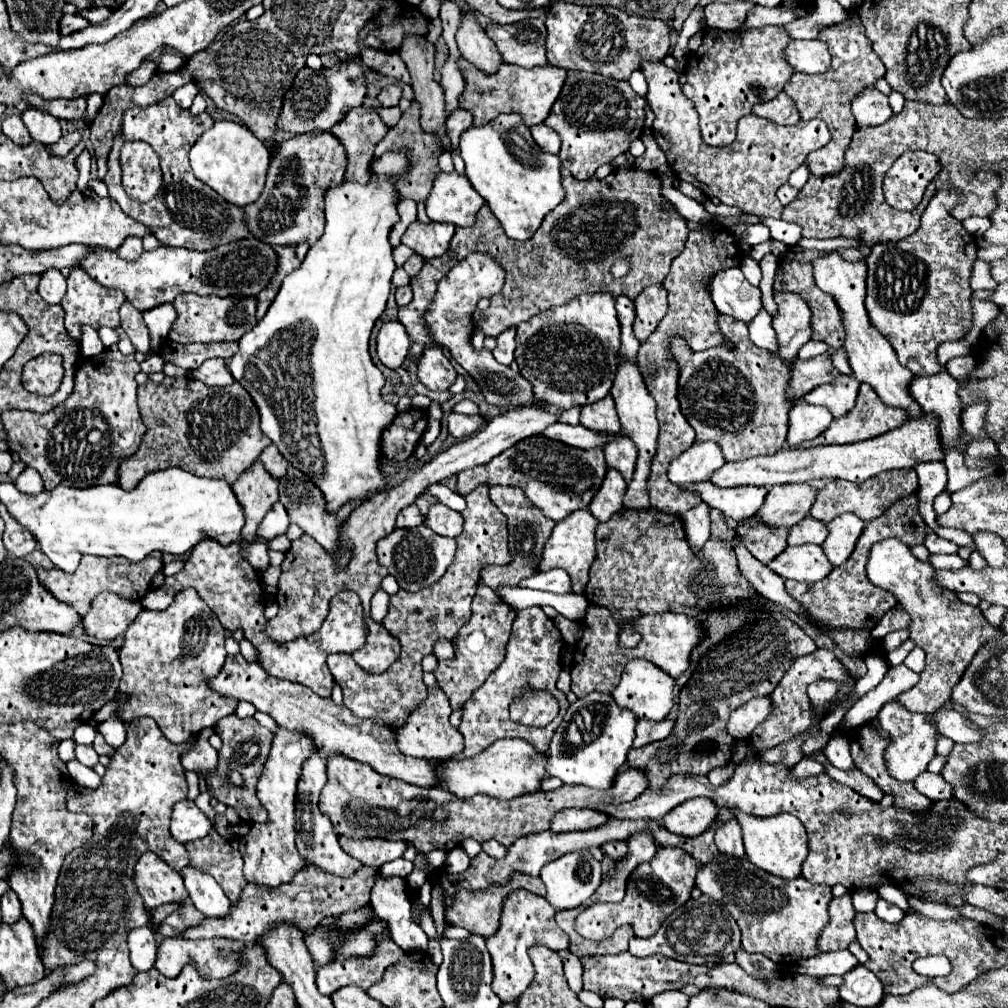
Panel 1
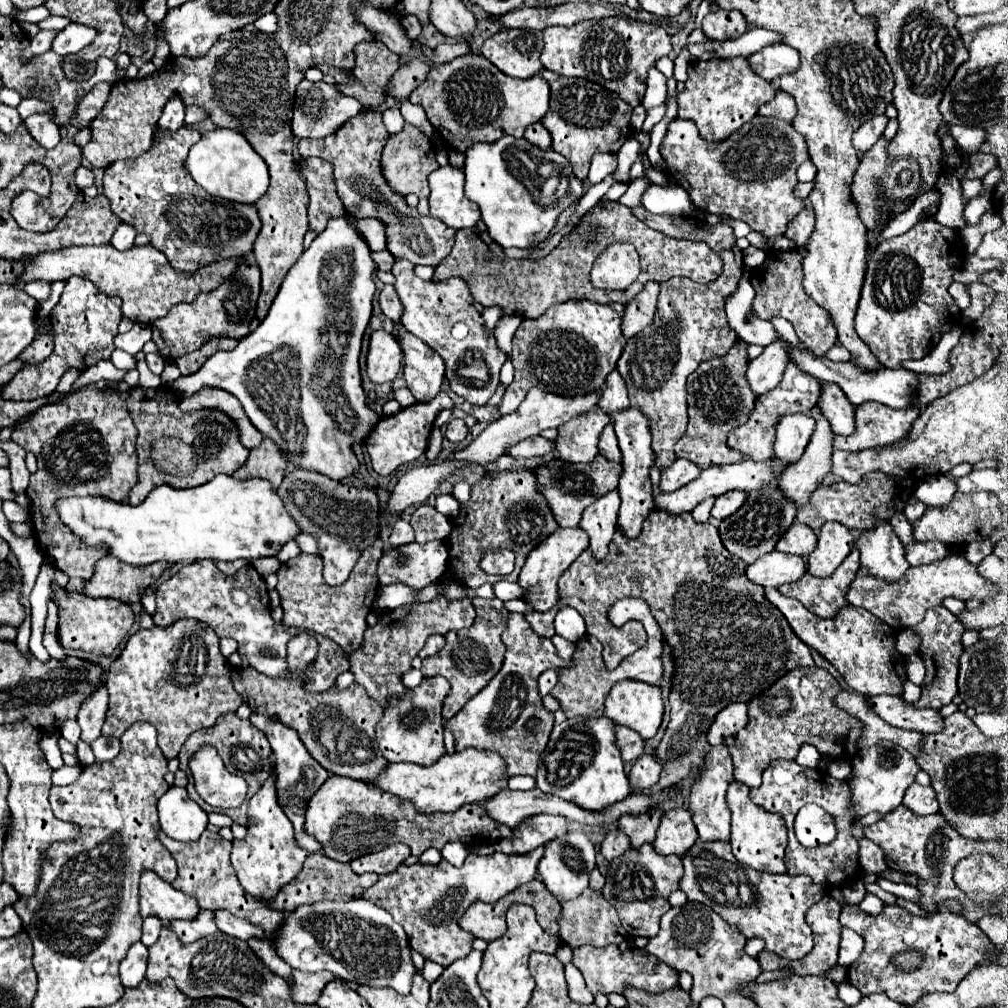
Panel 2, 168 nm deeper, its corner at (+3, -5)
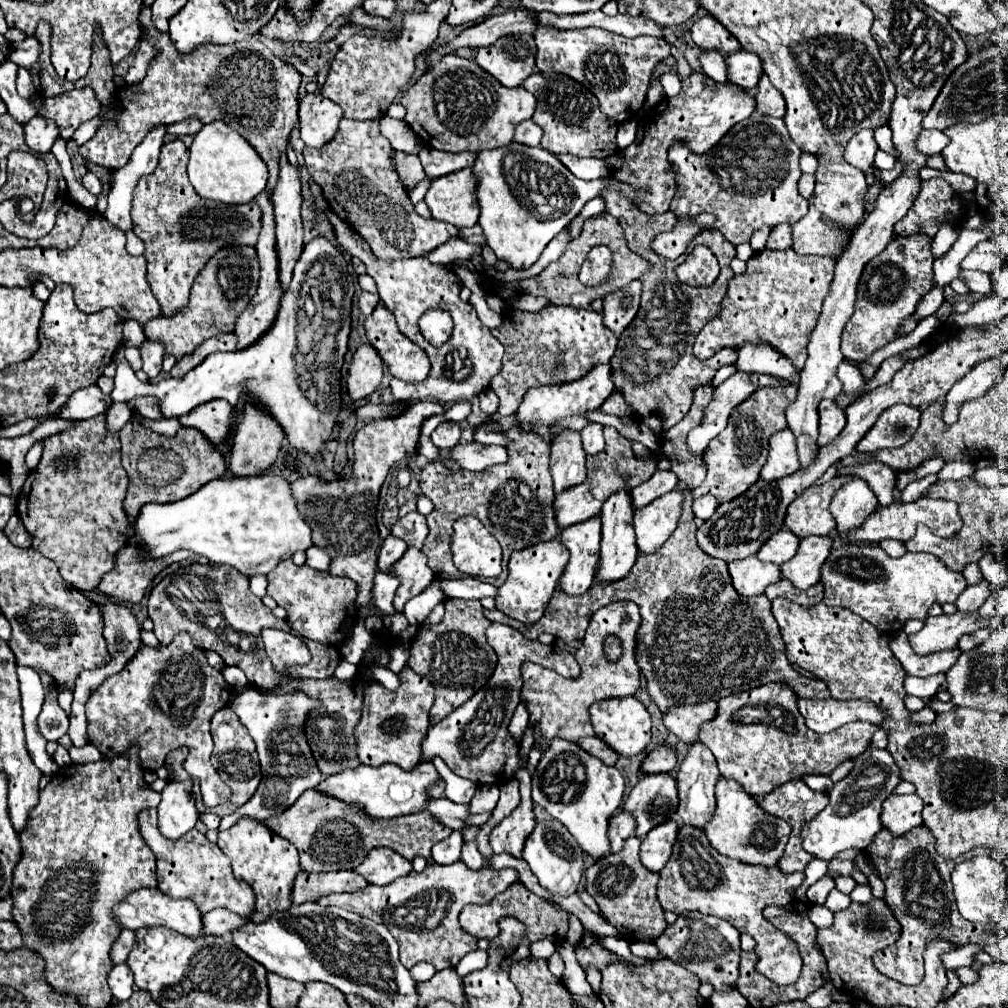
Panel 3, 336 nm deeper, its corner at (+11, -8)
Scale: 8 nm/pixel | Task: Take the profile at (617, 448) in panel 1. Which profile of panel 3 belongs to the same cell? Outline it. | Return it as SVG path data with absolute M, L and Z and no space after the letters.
M589 423L585 425L581 431L581 441L583 441L583 449L589 455L595 455L599 451L603 451L605 441L603 441L603 427L597 423Z

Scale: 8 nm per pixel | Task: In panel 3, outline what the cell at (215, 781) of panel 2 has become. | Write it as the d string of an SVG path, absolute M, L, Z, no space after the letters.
M179 633L169 647L153 649L143 645L121 673L109 677L91 693L85 705L87 737L105 757L121 755L125 749L137 745L139 761L147 771L157 771L169 751L185 745L189 749L185 771L199 779L203 803L215 807L227 803L231 791L209 763L213 751L209 721L229 699L231 687L225 683L221 671L207 663L205 651L195 647L187 633Z

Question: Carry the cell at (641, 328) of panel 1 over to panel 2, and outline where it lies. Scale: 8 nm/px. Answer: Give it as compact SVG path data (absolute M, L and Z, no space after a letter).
M647 282L643 292L637 294L627 306L623 314L623 334L625 338L633 338L639 334L643 328L651 326L655 306L657 306L657 296L659 296L659 282Z

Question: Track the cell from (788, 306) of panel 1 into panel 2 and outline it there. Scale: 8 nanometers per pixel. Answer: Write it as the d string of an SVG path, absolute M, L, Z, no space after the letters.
M771 342L759 358L749 362L747 380L751 384L751 390L761 396L775 388L781 382L787 364L789 354L785 354L785 346L781 346L781 342Z

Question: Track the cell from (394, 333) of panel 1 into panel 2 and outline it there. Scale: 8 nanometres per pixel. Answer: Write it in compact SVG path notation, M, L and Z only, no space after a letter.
M377 330L371 334L369 354L367 354L367 374L375 384L393 382L401 370L403 350L393 334Z

